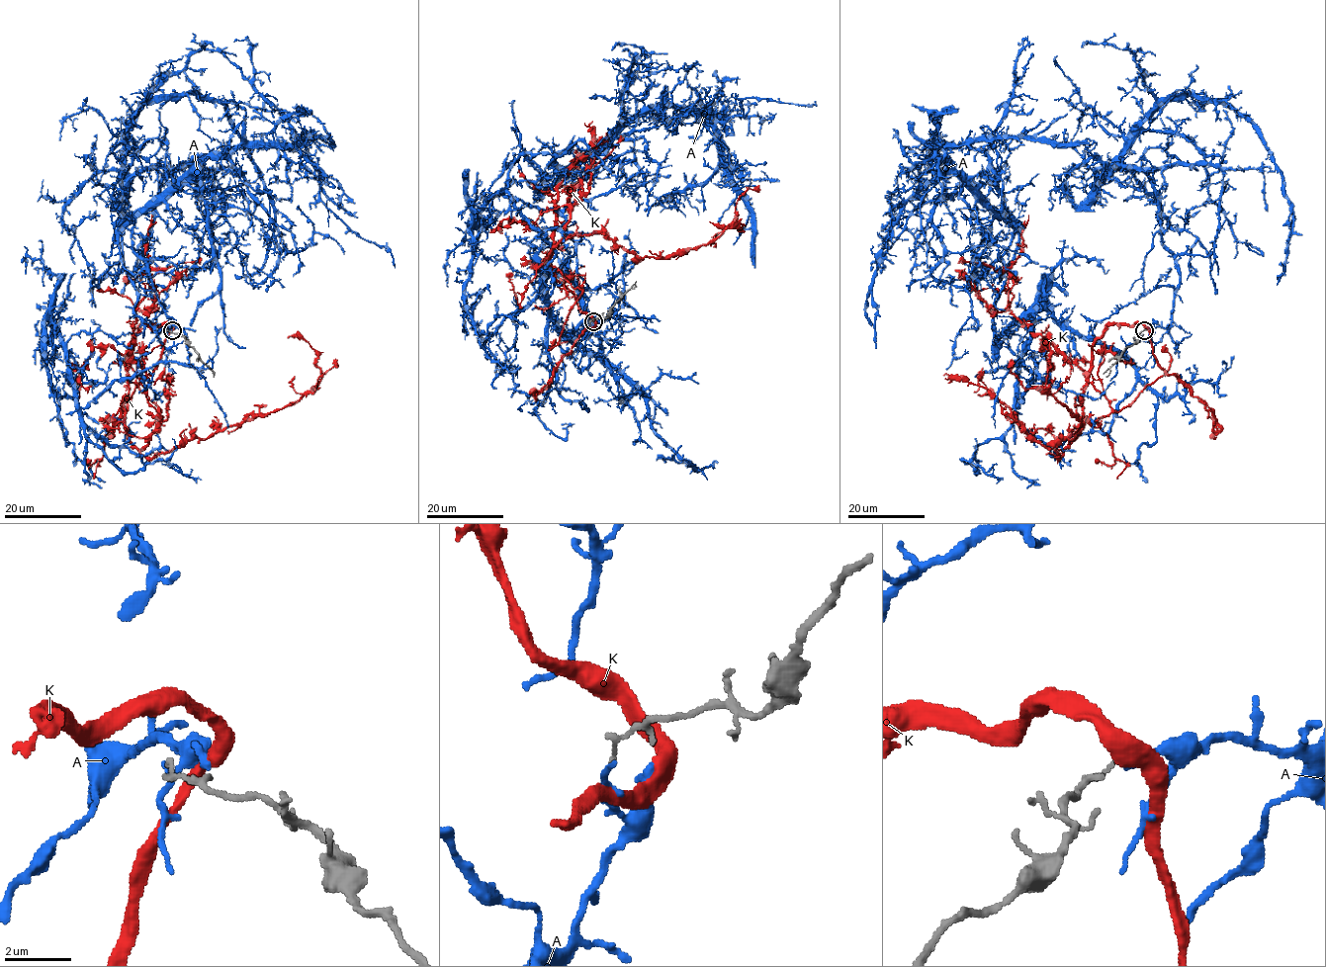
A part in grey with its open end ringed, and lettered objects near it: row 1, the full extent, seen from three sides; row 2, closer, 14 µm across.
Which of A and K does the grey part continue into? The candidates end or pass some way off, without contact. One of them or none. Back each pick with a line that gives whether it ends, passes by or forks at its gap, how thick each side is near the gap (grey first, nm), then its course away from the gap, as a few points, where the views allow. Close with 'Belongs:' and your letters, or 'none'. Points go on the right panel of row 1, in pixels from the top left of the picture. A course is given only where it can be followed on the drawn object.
Belongs: none

